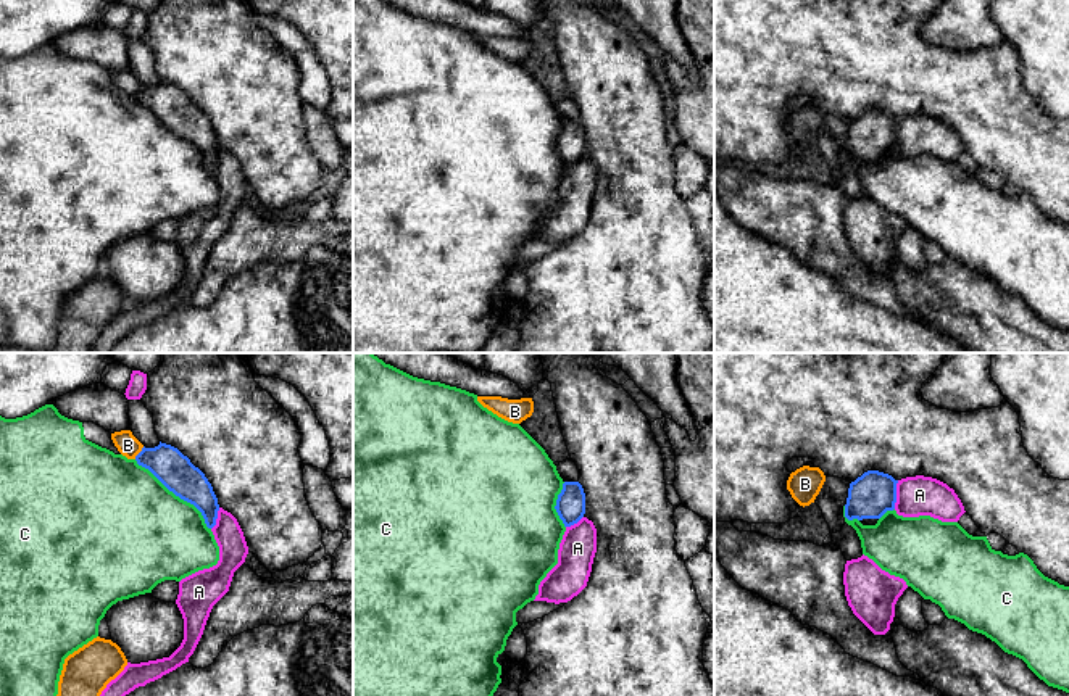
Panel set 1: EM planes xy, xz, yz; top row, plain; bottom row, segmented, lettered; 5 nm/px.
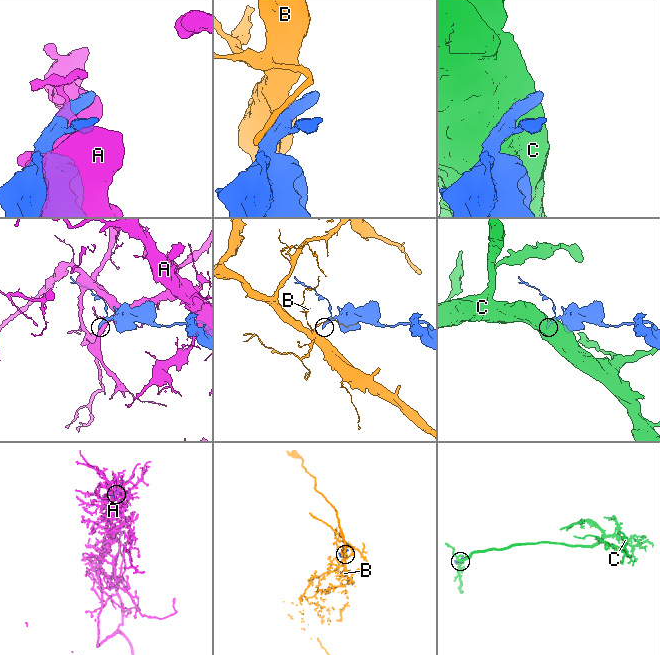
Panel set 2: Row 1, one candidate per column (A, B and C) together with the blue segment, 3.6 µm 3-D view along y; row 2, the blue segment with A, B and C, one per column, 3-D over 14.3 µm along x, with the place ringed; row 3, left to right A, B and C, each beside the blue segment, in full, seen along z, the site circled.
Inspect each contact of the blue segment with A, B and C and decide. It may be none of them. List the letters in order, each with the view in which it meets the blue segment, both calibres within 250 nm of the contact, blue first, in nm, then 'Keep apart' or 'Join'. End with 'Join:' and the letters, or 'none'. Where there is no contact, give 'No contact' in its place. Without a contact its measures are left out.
A: Touches blue in yz. Thickness 220 nm (blue) against 200 nm. Keep apart
B: Touches blue in xy. Thickness 180 nm (blue) against 110 nm. Keep apart
C: Touches blue in xy. Thickness 180 nm (blue) against 500 nm. Keep apart
Join: none

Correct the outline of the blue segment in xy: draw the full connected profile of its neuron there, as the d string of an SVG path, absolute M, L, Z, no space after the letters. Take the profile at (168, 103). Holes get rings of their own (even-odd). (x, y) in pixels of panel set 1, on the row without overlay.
M161 81L155 87L144 85L135 100L148 108L169 130L193 143L202 151L208 168L216 164L219 143L213 126L205 113L177 87Z

